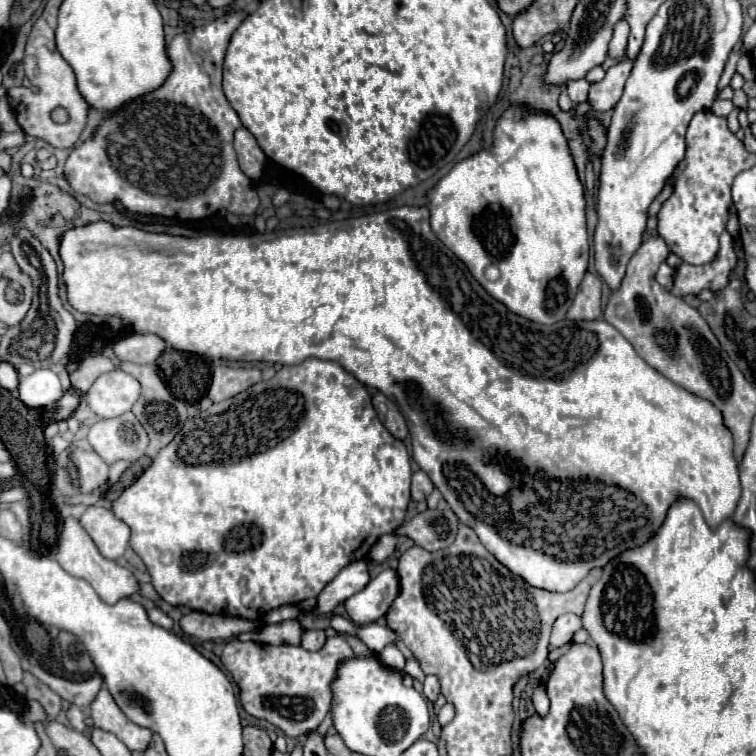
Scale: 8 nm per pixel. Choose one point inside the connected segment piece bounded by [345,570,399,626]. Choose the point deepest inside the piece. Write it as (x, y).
(367, 606)

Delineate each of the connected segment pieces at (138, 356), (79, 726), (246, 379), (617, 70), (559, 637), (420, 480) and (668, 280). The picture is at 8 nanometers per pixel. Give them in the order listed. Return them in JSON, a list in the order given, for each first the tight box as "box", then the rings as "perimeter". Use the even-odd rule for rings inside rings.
[{"box":[113,334,165,364],"perimeter":[[[129,334],[113,344],[113,354],[121,362],[133,364],[155,364],[155,360],[163,354],[165,342],[153,334]]]},{"box":[67,706,85,730],"perimeter":[[[71,706],[69,708],[69,712],[67,712],[67,720],[69,720],[69,724],[71,724],[71,728],[73,730],[85,730],[85,724],[83,724],[83,710],[79,708],[79,706]]]},{"box":[209,366,261,402],"perimeter":[[[217,366],[213,370],[213,382],[209,388],[209,400],[221,402],[225,398],[233,398],[233,394],[239,394],[241,390],[247,390],[249,386],[257,384],[261,380],[259,368],[229,368],[229,366]]]},{"box":[589,58,633,114],"perimeter":[[[625,58],[621,60],[619,64],[611,66],[605,74],[605,78],[597,84],[591,84],[589,88],[589,104],[593,106],[595,112],[603,114],[607,110],[611,110],[621,94],[623,94],[623,86],[625,86],[625,80],[629,78],[631,74],[631,68],[633,68],[633,58]]]},{"box":[551,614,581,650],"perimeter":[[[563,614],[561,618],[557,618],[557,622],[553,624],[553,634],[551,634],[551,650],[573,642],[573,636],[579,628],[581,628],[581,616]]]},{"box":[411,470,435,502],"perimeter":[[[423,470],[413,474],[413,480],[411,480],[411,498],[413,500],[417,500],[417,502],[425,500],[433,490],[435,490],[435,486],[433,486],[431,478]]]},{"box":[655,264,675,290],"perimeter":[[[661,264],[659,270],[657,270],[657,274],[655,274],[655,280],[657,280],[665,290],[671,290],[671,286],[673,286],[673,274],[675,274],[673,268],[669,268],[667,264]]]}]

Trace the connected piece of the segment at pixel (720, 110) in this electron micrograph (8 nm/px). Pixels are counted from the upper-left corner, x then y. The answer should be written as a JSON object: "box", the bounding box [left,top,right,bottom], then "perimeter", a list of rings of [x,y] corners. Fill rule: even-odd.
{"box":[711,98,733,116],"perimeter":[[[717,98],[717,100],[713,102],[713,106],[711,106],[711,112],[717,114],[717,116],[729,116],[731,110],[733,110],[731,100],[719,100],[719,98]]]}

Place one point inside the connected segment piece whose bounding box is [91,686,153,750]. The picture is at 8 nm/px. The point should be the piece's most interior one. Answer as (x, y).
(106, 714)

